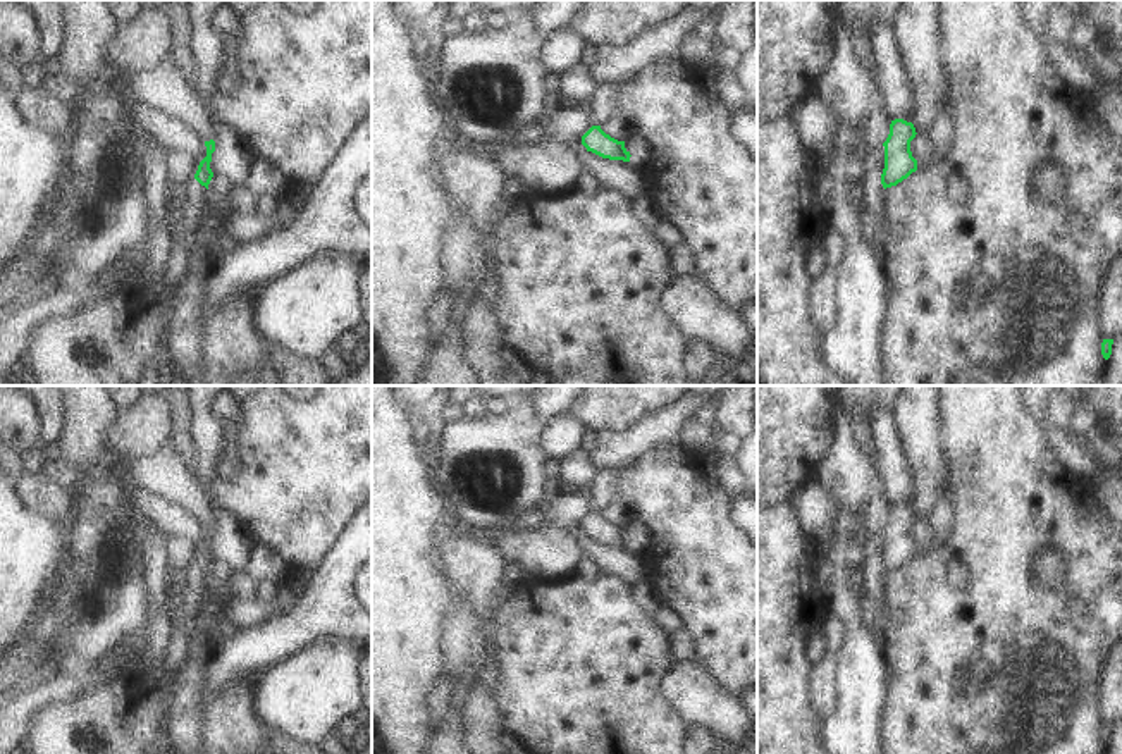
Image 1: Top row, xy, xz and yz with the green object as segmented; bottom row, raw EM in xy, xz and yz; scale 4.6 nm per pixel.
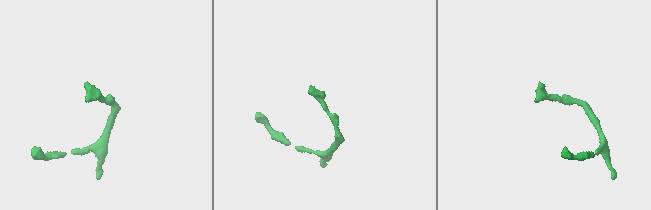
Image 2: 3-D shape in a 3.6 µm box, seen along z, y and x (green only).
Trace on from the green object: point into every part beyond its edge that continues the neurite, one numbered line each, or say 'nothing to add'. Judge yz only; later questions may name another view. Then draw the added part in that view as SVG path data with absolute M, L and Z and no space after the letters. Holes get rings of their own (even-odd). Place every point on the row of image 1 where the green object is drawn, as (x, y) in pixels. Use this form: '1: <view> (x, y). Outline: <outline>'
nothing to add.

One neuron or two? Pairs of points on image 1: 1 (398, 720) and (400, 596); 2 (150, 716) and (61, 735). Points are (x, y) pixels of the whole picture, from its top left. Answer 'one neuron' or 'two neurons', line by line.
1: one neuron
2: one neuron

